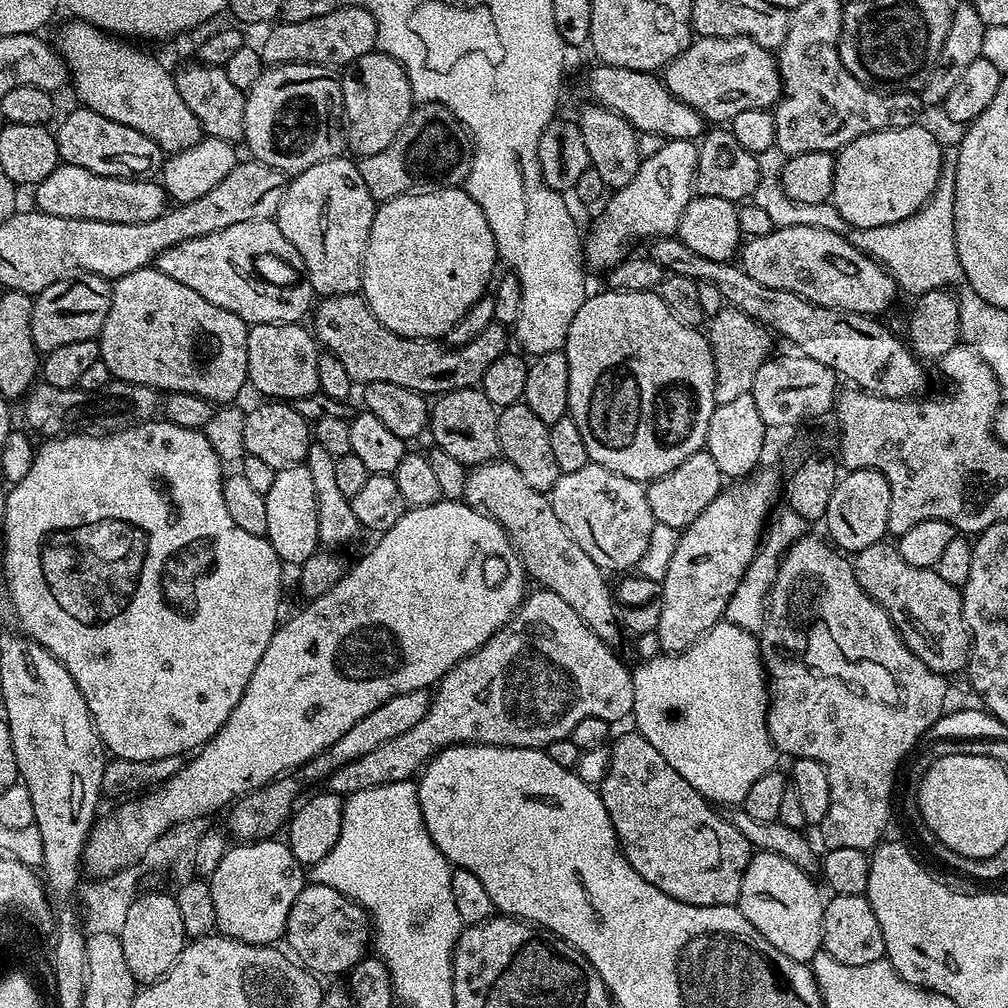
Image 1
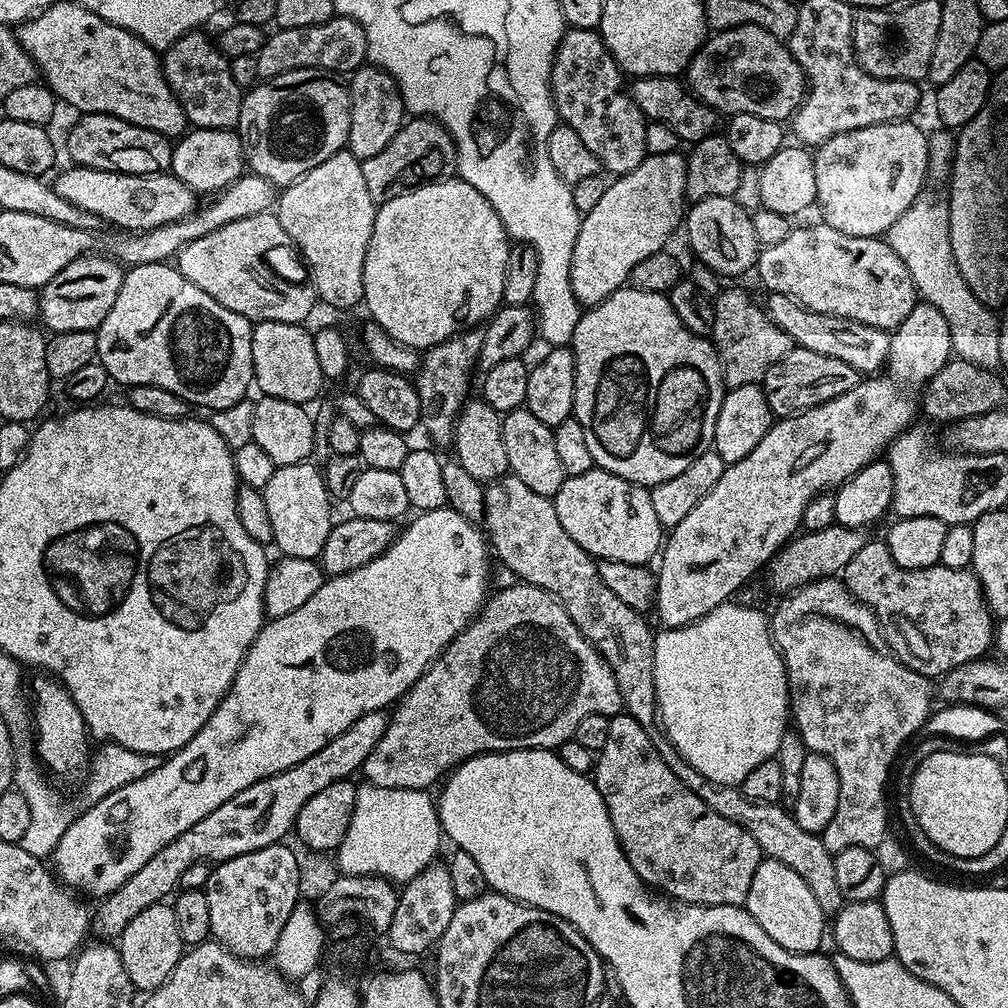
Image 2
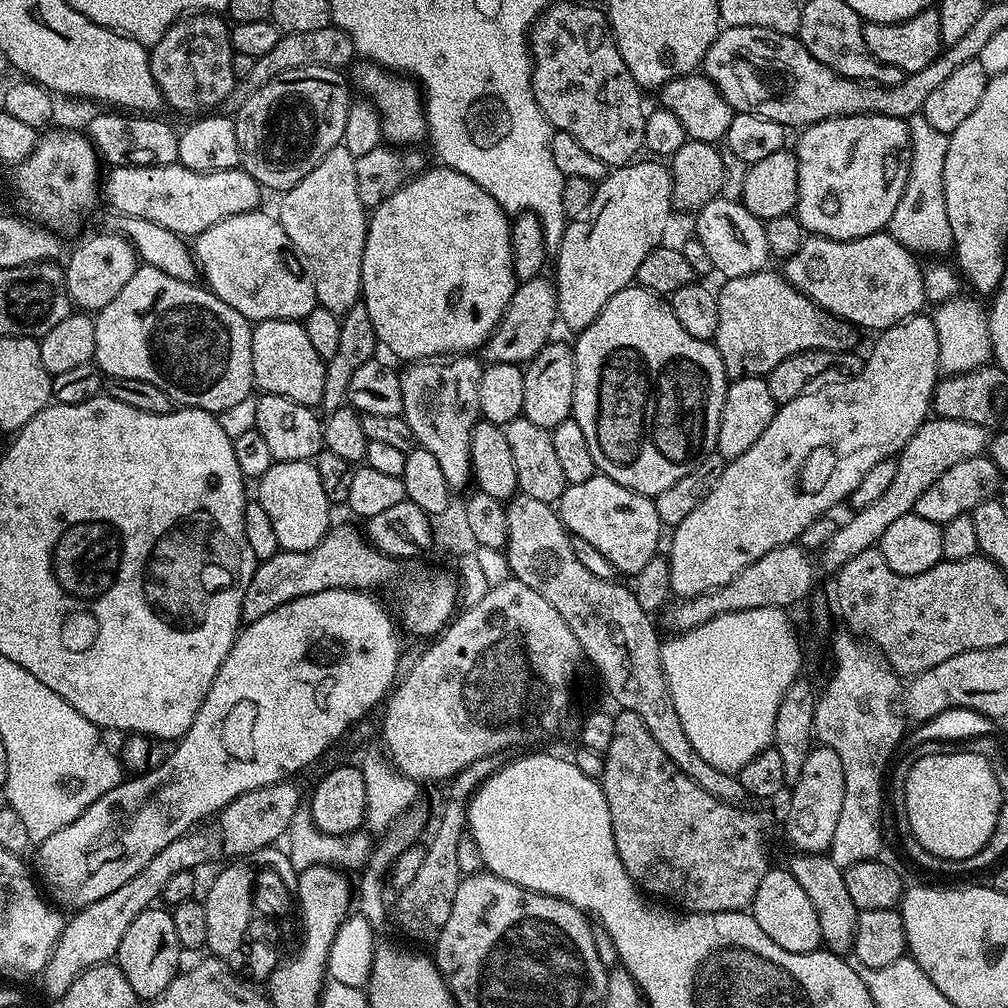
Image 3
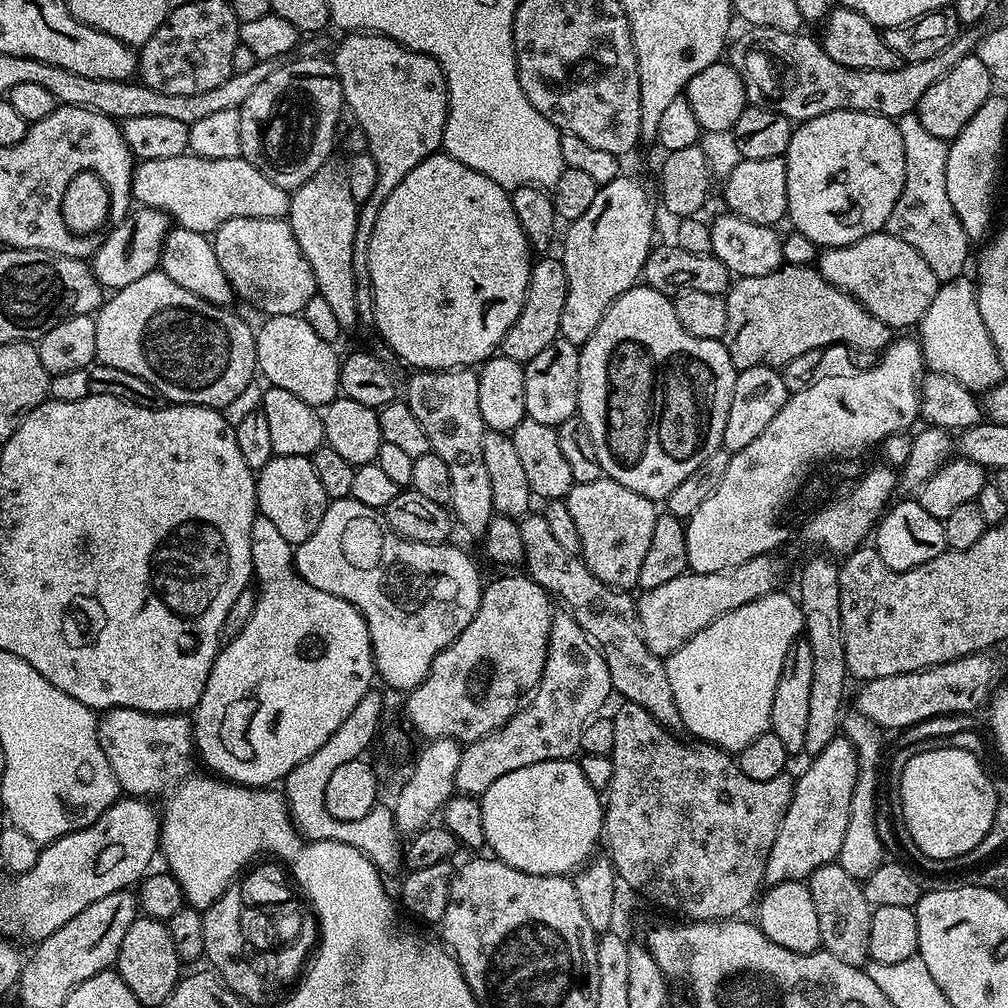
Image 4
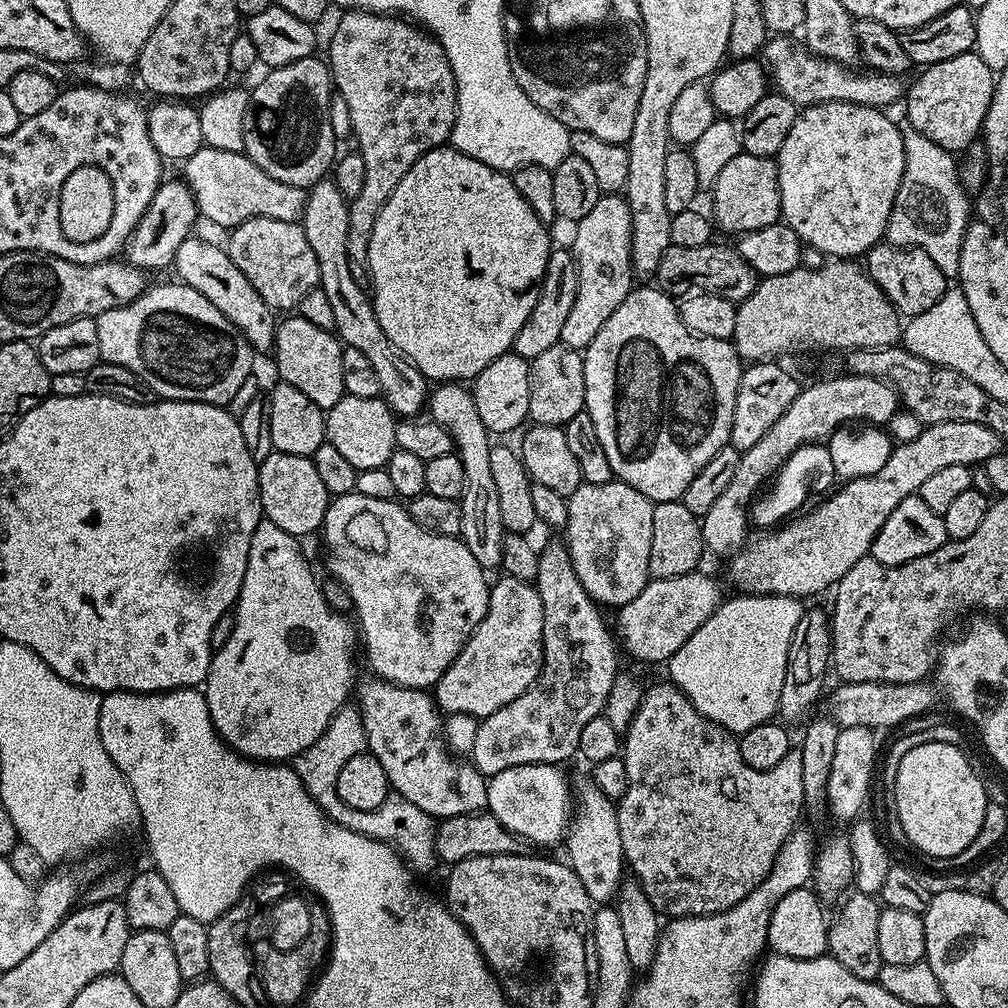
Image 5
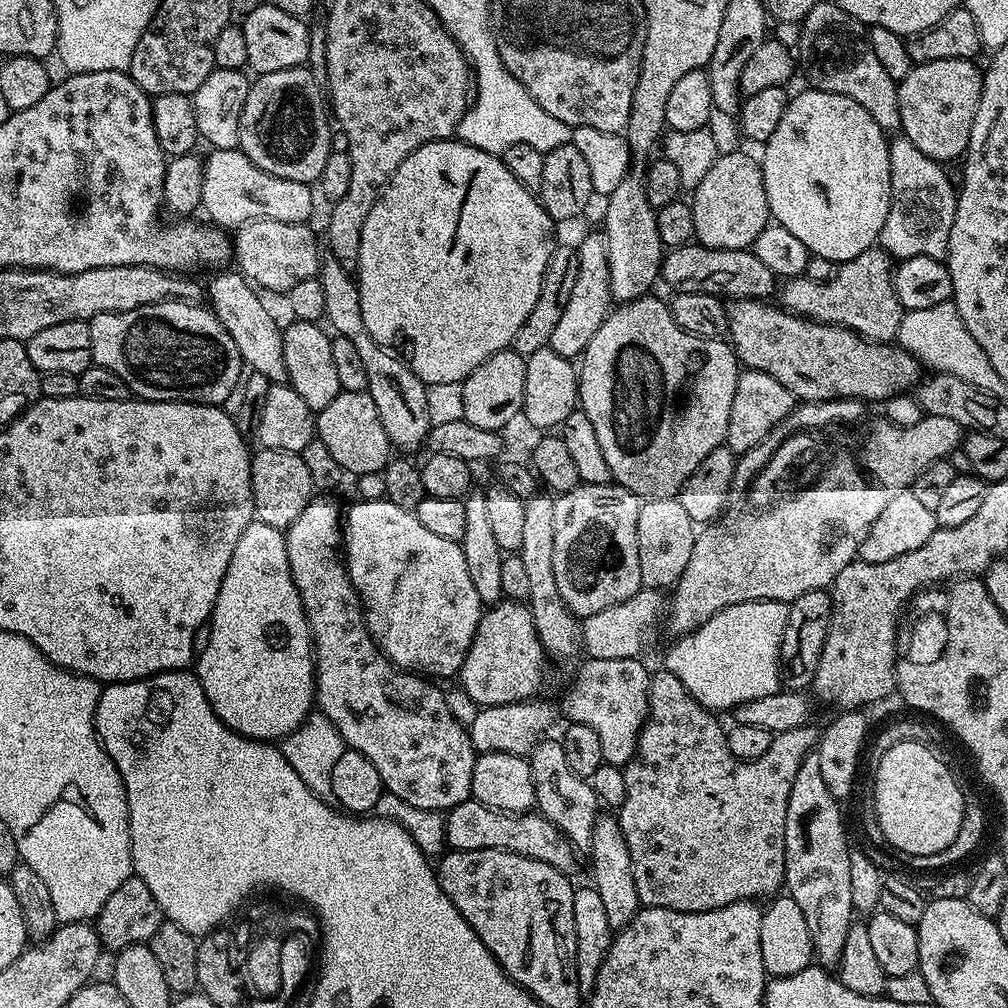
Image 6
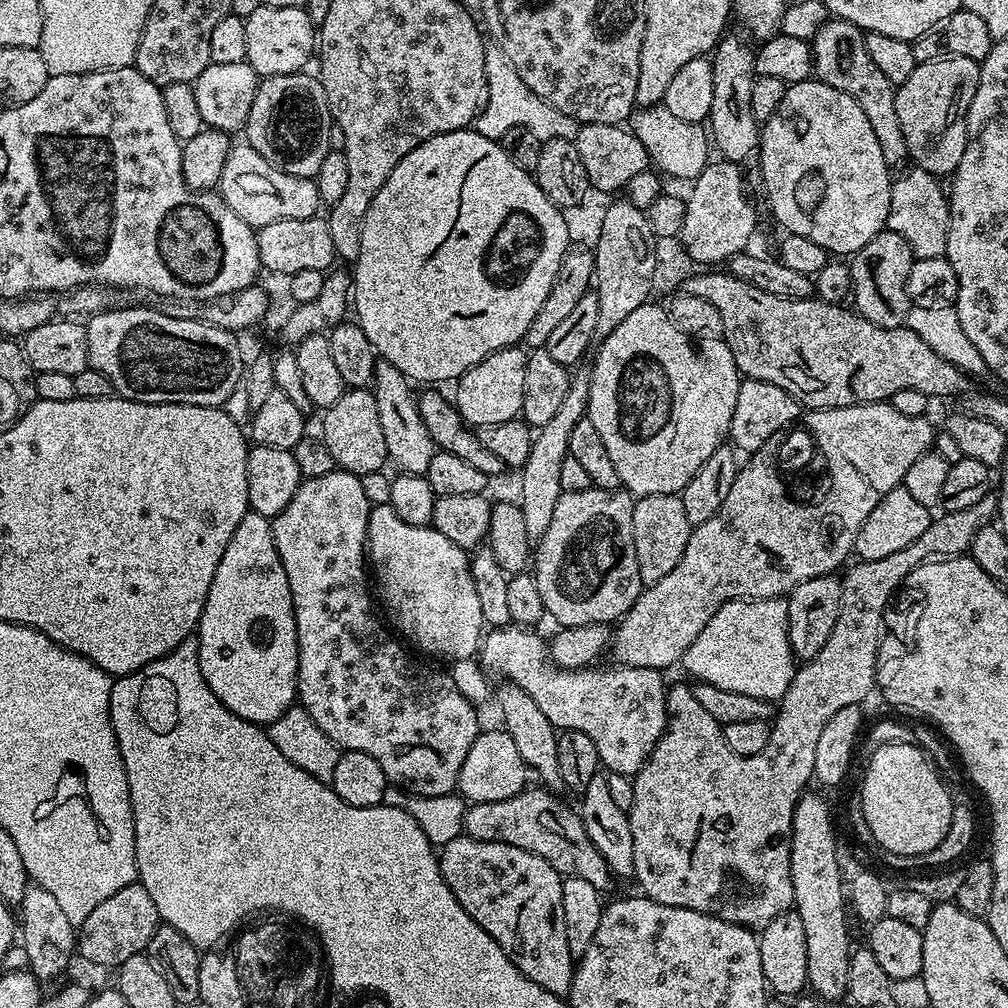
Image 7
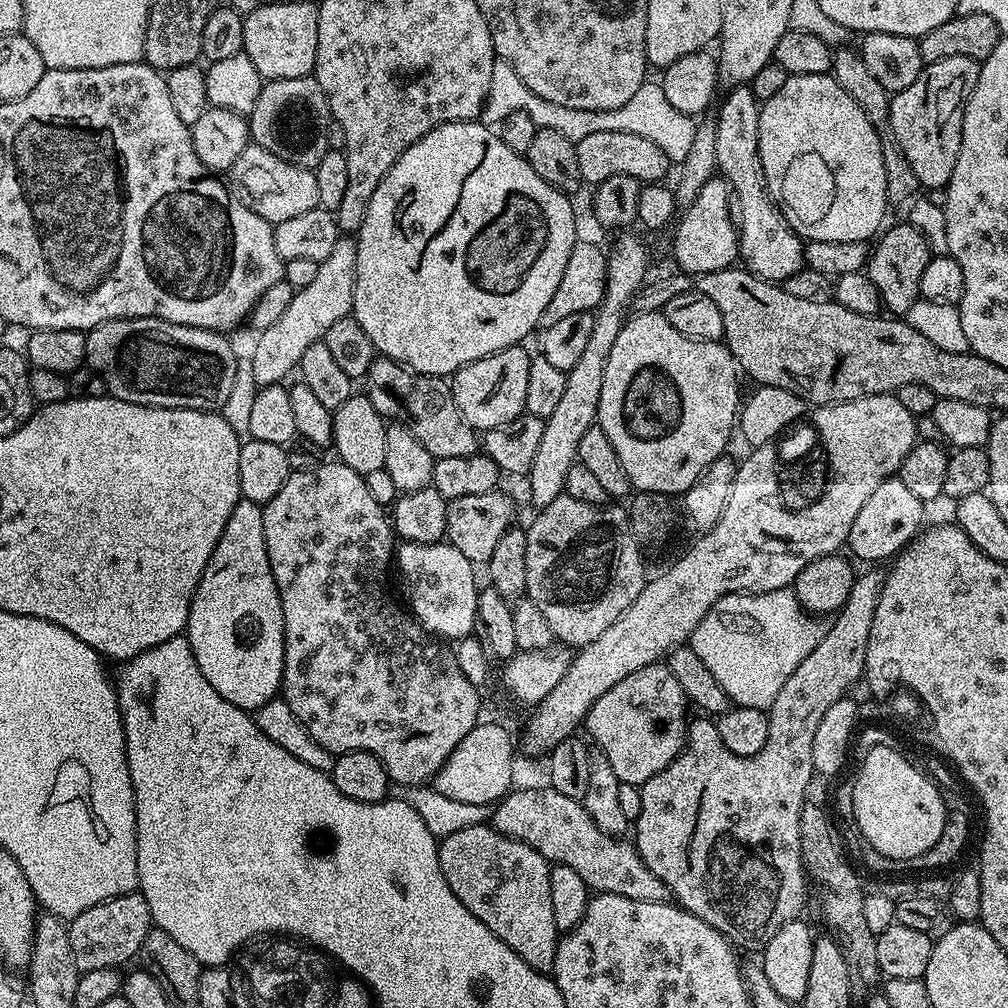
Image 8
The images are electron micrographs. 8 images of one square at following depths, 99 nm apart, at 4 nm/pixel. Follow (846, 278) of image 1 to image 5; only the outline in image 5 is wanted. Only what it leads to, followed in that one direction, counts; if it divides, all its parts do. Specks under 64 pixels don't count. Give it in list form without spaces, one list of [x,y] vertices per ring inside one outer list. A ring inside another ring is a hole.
[[[881,242],[866,253],[866,271],[876,285],[884,291],[884,296],[896,307],[901,317],[911,318],[928,310],[950,288],[949,281],[942,270],[934,264],[929,254],[922,249],[896,248],[887,242]]]

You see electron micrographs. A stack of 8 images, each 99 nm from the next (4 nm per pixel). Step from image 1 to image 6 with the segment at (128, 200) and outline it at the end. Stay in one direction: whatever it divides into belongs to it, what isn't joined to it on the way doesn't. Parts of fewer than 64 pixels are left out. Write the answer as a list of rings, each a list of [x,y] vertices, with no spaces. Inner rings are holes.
[[[218,148],[209,151],[204,160],[204,181],[202,182],[202,208],[208,211],[207,219],[221,229],[239,230],[252,220],[273,220],[274,222],[290,222],[303,224],[311,221],[313,189],[302,182],[294,182],[290,178],[278,178],[266,170],[262,170],[248,155],[239,148]]]

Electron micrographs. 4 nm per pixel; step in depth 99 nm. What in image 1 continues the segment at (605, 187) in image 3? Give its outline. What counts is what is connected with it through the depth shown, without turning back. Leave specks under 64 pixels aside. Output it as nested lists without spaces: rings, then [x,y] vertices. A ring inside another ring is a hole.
[[[668,140],[652,156],[645,156],[640,161],[640,168],[626,186],[615,189],[603,201],[604,209],[596,216],[588,237],[582,240],[582,260],[592,268],[607,270],[620,263],[629,255],[631,246],[635,240],[648,240],[653,238],[668,238],[677,231],[679,220],[683,211],[694,196],[694,181],[696,178],[696,149],[697,145],[690,140]]]

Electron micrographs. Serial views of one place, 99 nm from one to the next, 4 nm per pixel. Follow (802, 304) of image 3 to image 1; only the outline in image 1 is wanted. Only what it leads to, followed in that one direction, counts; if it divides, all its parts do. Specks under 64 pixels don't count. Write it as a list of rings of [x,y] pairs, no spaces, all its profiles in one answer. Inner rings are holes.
[[[724,306],[716,317],[706,324],[708,350],[716,371],[716,403],[734,402],[734,398],[747,396],[752,391],[754,374],[763,366],[765,329],[739,308]]]

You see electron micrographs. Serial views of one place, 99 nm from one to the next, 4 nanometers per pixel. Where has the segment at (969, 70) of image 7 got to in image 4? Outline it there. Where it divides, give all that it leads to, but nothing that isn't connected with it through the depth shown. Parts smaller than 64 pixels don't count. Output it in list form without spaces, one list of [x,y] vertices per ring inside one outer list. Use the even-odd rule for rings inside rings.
[[[969,54],[956,63],[946,74],[942,74],[924,94],[922,94],[915,114],[922,126],[938,139],[951,142],[959,132],[964,131],[966,122],[978,114],[978,110],[993,95],[994,81],[990,70],[982,66],[979,55]]]

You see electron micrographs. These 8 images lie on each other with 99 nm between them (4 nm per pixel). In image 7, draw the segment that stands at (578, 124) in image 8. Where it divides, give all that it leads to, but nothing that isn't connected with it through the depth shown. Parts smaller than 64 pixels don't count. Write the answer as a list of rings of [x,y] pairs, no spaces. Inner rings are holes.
[[[495,46],[486,47],[486,82],[488,90],[484,98],[484,107],[474,121],[475,131],[480,132],[486,138],[499,141],[510,130],[510,126],[526,126],[526,130],[538,134],[540,140],[550,138],[566,138],[575,141],[578,121],[575,116],[567,116],[554,106],[550,106],[522,78],[518,78],[518,70],[506,58],[506,53]],[[662,102],[637,107],[630,117],[630,127],[638,142],[646,146],[649,161],[665,177],[677,176],[680,180],[691,182],[698,174],[702,174],[702,170],[710,162],[710,136],[705,125],[685,122],[684,119],[670,114],[670,110],[666,110]]]

